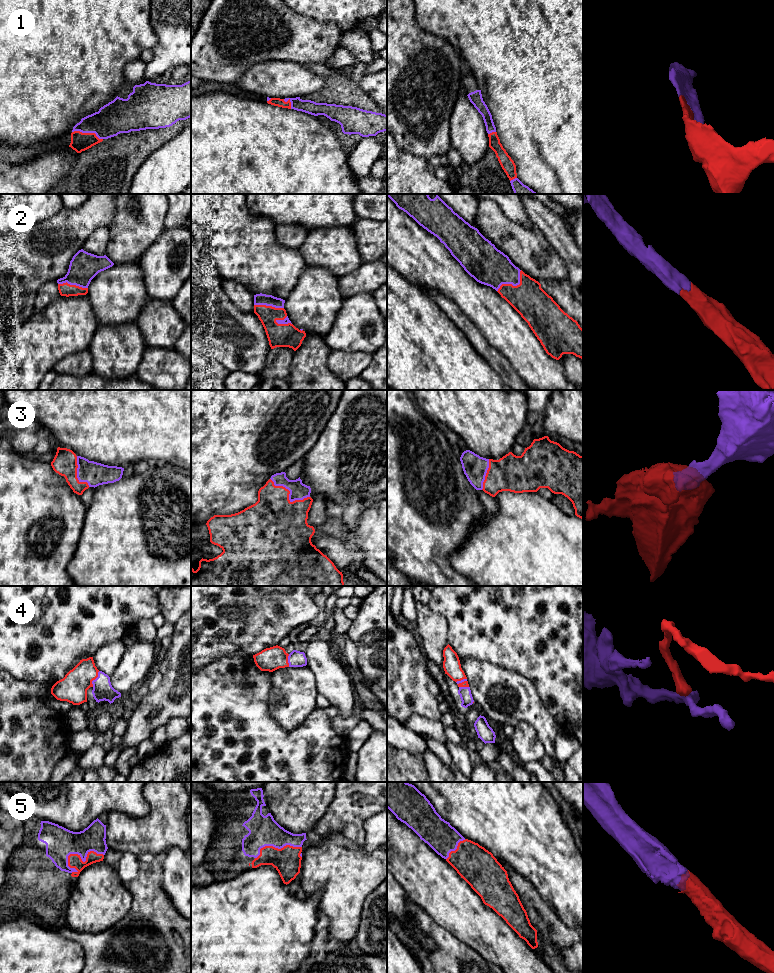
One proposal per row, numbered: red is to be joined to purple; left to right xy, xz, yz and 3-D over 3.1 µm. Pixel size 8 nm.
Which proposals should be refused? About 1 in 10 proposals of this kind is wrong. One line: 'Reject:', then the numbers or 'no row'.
Reject: no row

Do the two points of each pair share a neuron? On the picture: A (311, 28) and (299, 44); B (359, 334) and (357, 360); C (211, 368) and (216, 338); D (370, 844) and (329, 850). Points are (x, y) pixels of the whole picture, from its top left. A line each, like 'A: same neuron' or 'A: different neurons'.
A: same neuron
B: different neurons
C: different neurons
D: different neurons

